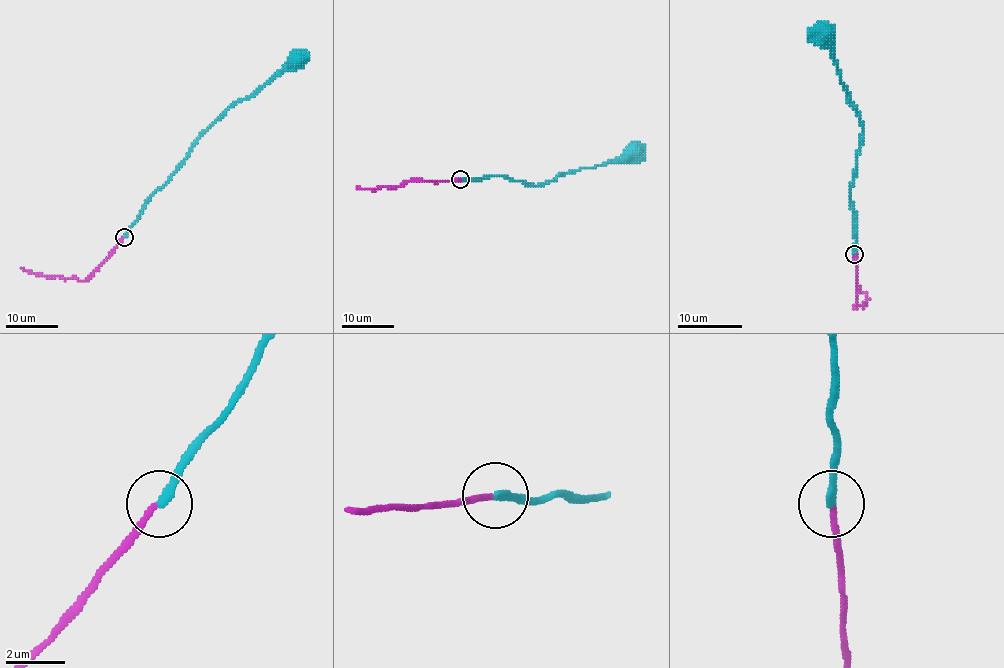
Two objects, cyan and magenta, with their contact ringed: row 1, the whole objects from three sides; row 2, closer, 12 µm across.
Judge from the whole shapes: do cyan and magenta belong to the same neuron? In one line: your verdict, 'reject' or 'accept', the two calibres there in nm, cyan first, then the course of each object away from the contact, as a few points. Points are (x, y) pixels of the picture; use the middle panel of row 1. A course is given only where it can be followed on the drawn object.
accept; 240 nm thick on the cyan side, 180 nm on the other; cyan runs (460, 179), (504, 176), (528, 185), (543, 185), (571, 171), (615, 162), (621, 157), (632, 157), (635, 153); magenta runs (460, 179), (406, 180), (397, 187), (370, 189), (357, 187)

